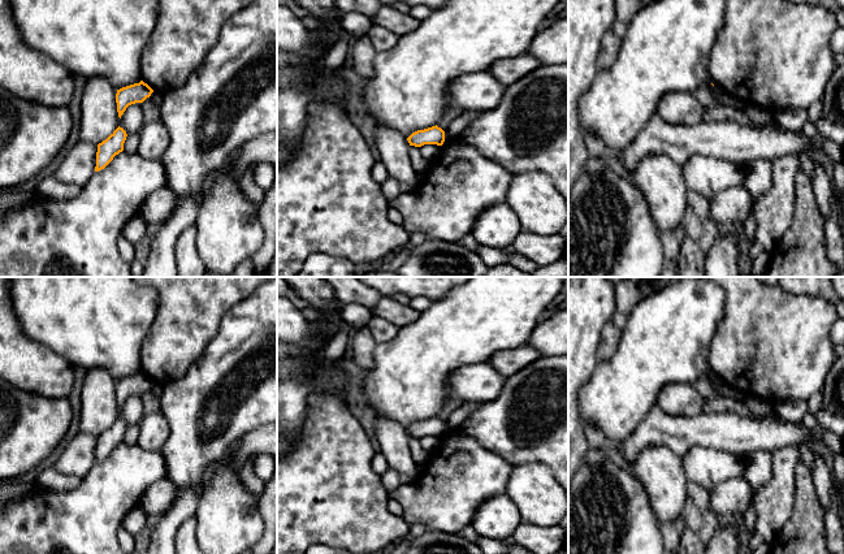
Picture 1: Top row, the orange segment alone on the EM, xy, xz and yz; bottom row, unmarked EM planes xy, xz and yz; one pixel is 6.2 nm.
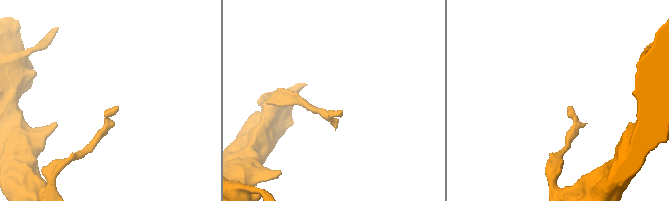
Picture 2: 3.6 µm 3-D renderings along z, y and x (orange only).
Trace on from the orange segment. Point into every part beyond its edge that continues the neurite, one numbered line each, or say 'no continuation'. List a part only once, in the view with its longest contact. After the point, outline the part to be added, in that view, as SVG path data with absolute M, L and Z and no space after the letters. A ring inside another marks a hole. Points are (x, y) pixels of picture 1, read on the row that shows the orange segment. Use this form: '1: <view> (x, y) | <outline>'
no continuation

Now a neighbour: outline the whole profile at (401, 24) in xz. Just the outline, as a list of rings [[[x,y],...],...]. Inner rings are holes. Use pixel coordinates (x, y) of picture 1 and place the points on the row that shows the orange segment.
[[[384,5],[372,18],[375,26],[384,27],[398,36],[406,35],[416,30],[420,21],[410,16],[408,13],[402,13],[394,9],[391,5]]]

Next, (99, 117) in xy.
[[[96,77],[86,82],[81,96],[79,140],[98,146],[118,127],[117,90]]]

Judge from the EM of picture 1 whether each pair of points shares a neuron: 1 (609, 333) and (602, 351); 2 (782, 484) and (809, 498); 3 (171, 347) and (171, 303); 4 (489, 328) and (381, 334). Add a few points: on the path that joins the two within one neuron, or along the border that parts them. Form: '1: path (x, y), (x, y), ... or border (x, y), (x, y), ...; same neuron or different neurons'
1: path (609, 337), (606, 347); same neuron
2: border (800, 461), (795, 470), (795, 505), (787, 520); different neurons
3: path (171, 337), (171, 314); same neuron
4: border (399, 328), (392, 338), (377, 343); different neurons

